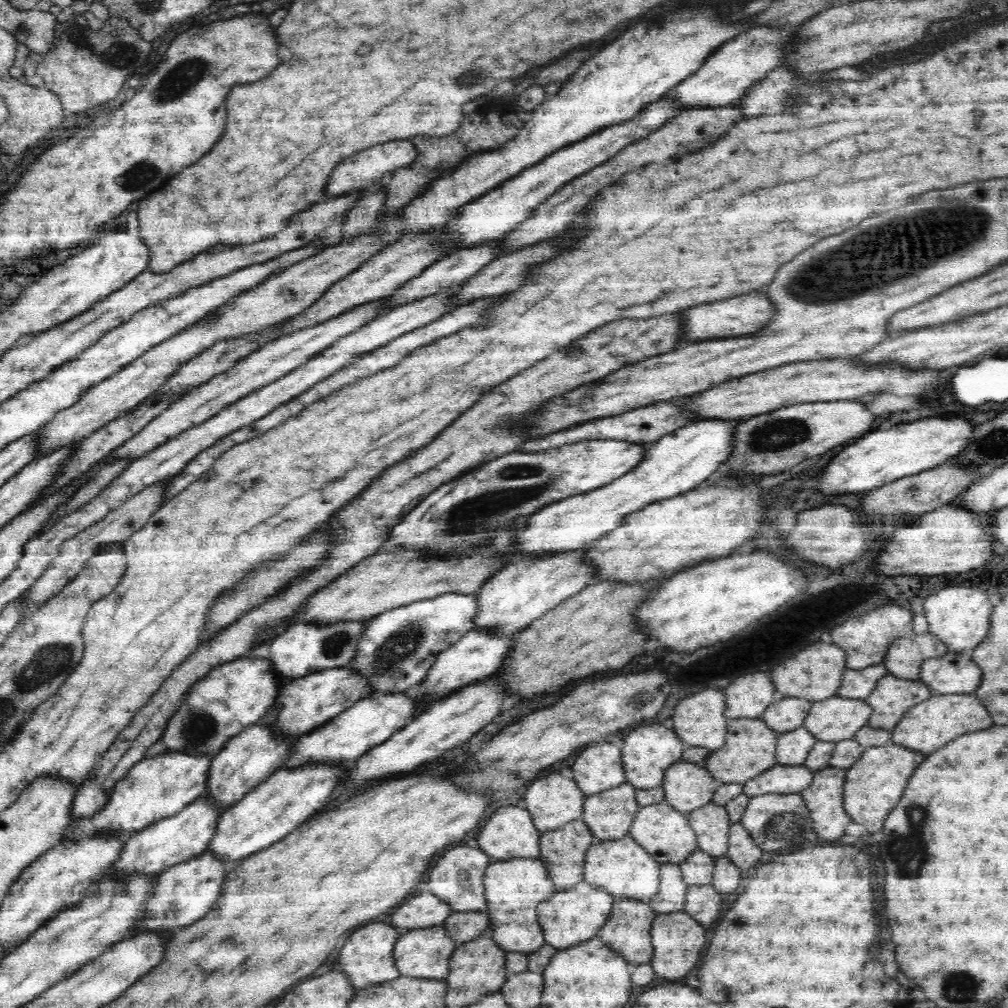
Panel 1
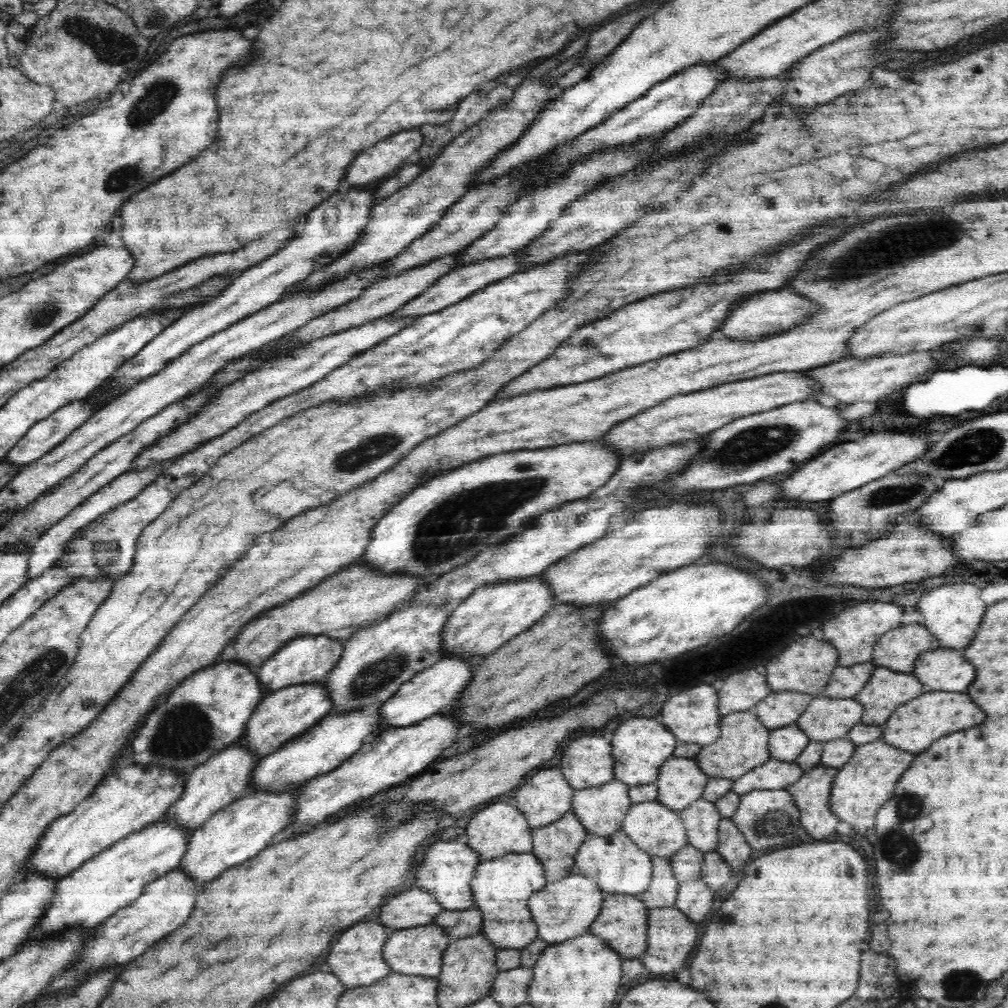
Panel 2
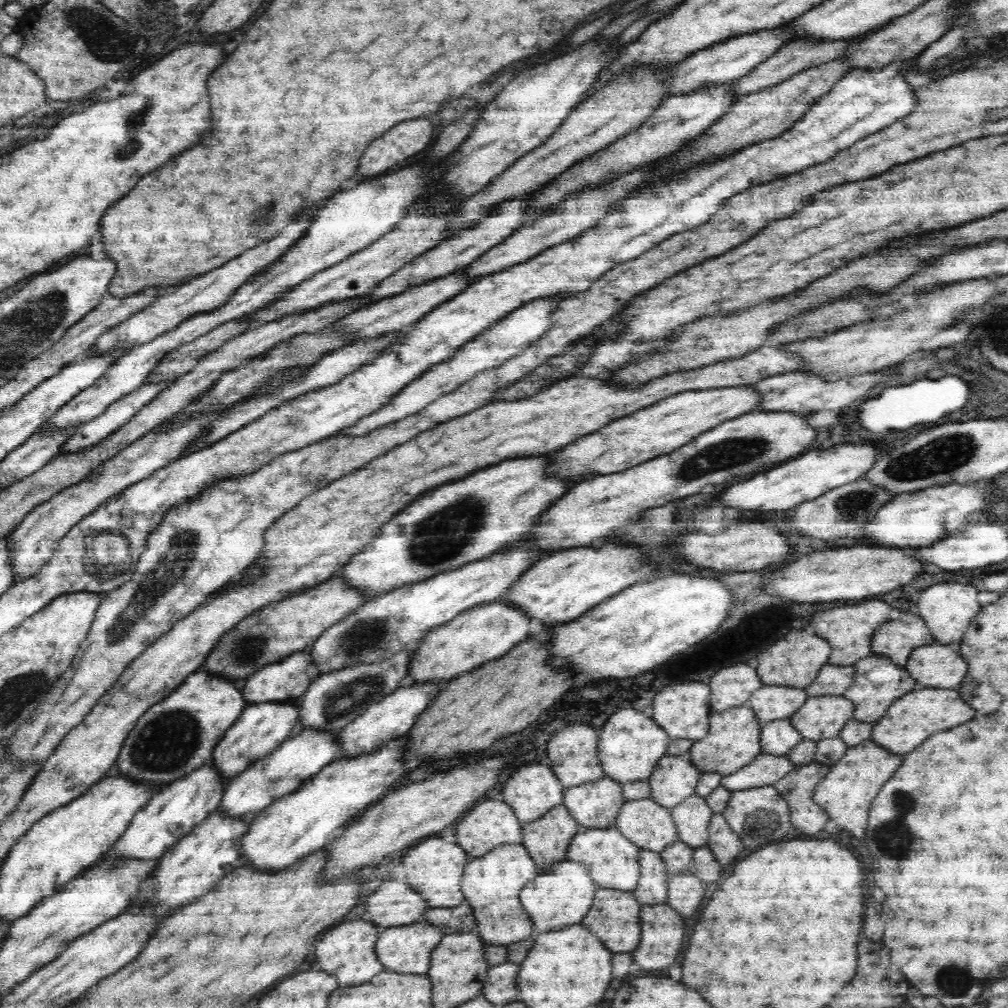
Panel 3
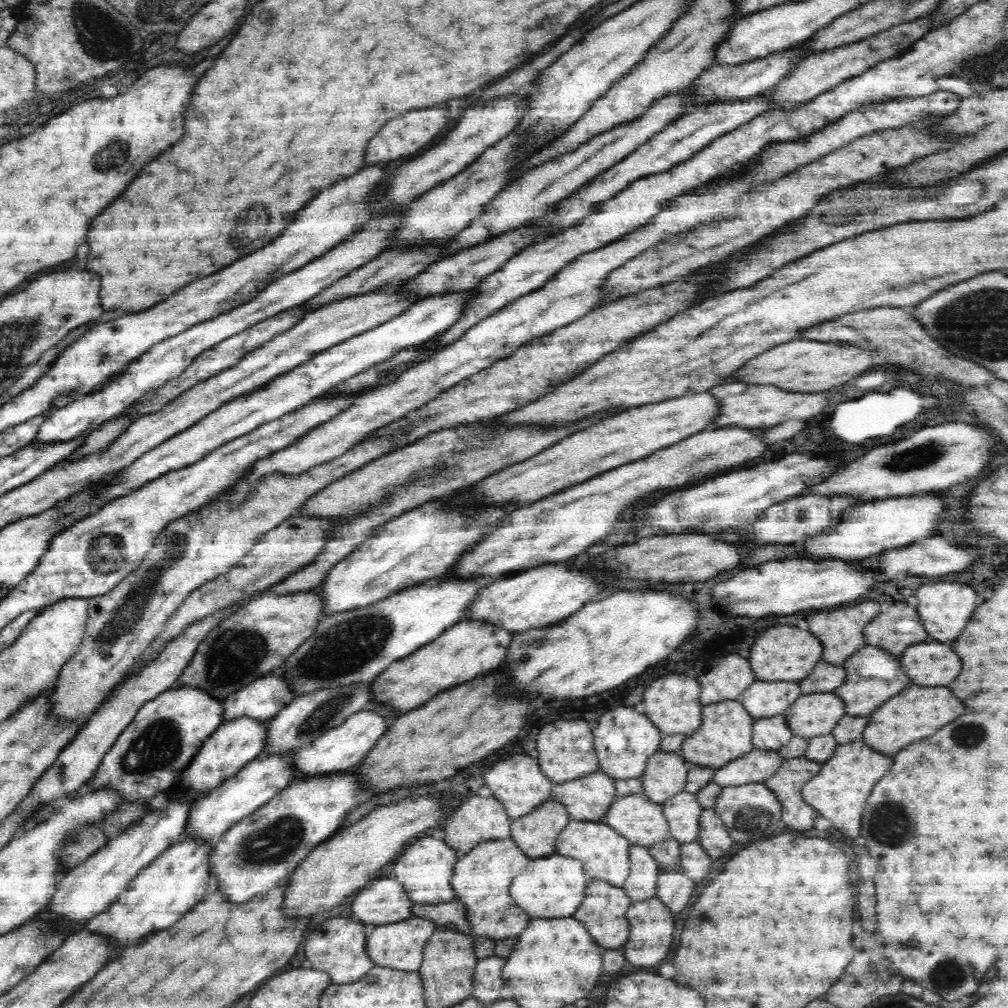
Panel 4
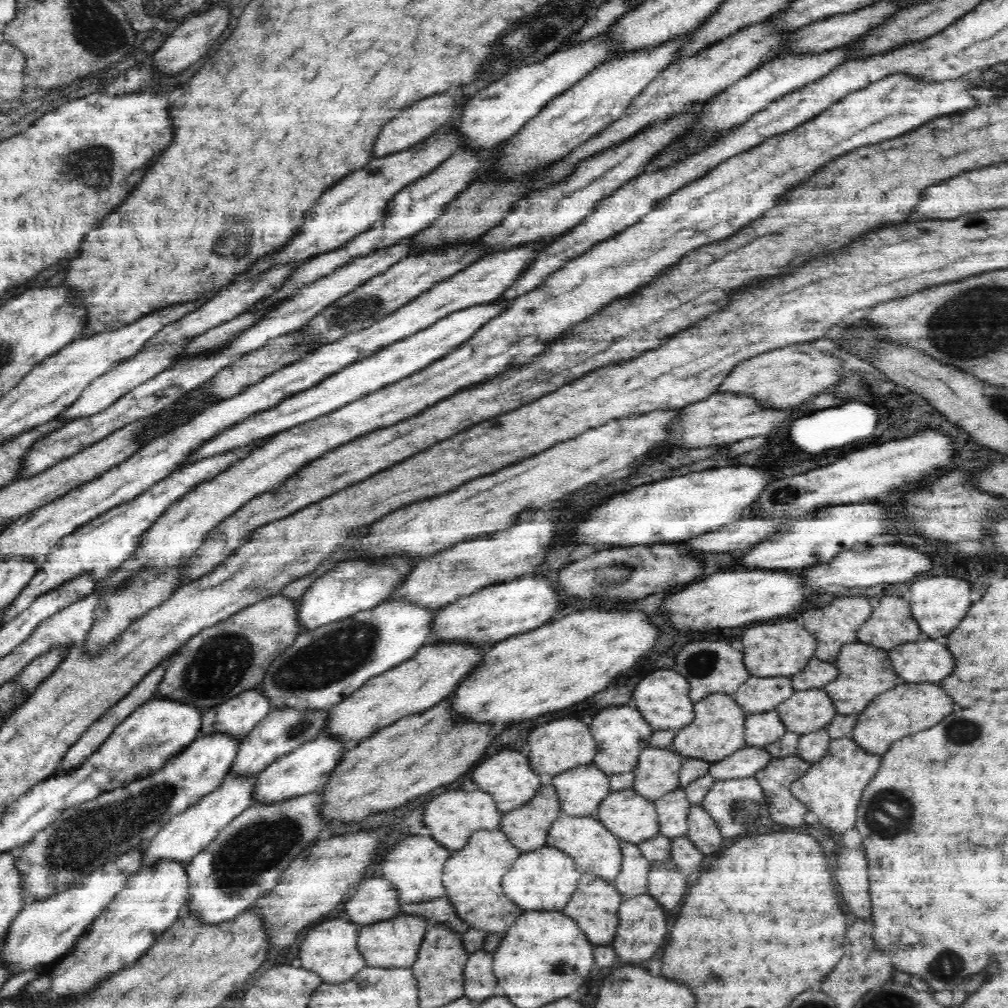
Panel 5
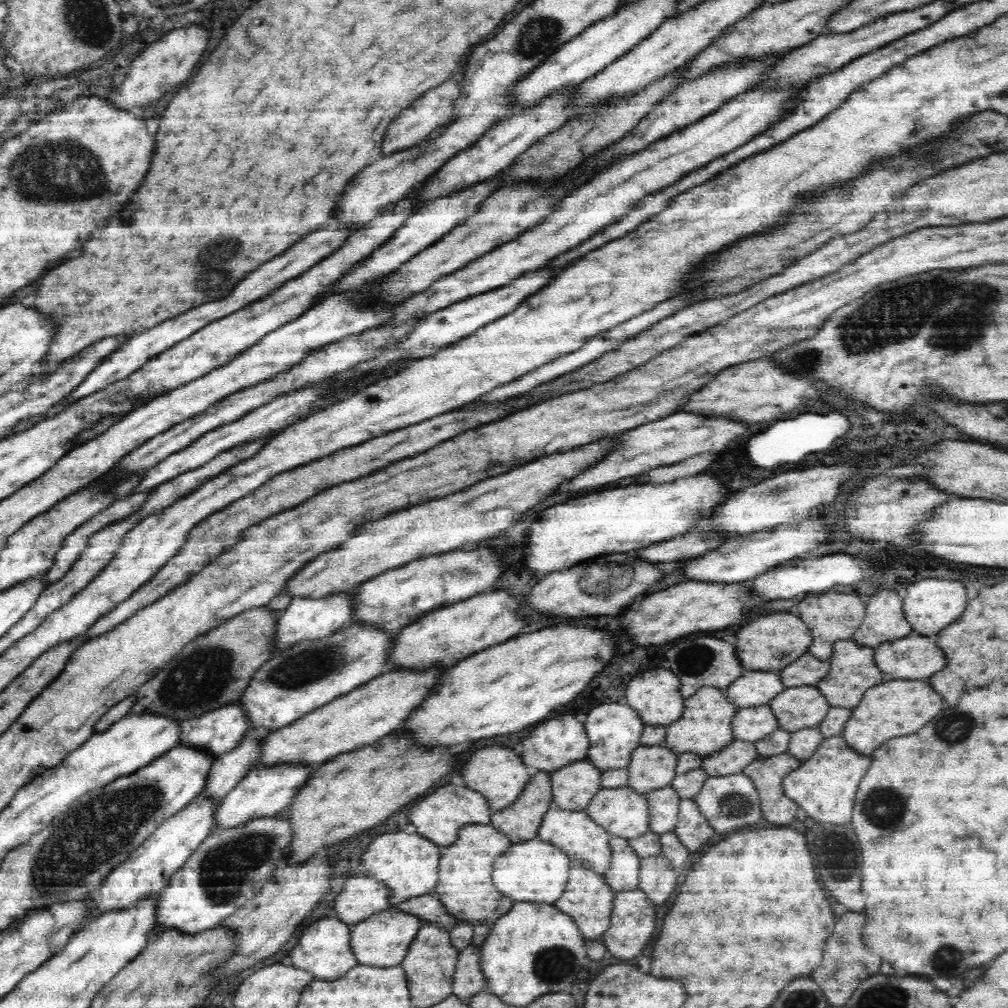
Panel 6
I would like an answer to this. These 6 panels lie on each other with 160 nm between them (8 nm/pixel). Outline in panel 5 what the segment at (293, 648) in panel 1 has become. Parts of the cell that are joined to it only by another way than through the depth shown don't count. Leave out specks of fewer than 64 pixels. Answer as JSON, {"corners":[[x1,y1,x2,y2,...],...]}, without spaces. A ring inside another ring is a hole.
{"corners":[[258,688,250,689,220,706,202,711,199,734,226,734,234,739,242,739,271,711,266,695]]}

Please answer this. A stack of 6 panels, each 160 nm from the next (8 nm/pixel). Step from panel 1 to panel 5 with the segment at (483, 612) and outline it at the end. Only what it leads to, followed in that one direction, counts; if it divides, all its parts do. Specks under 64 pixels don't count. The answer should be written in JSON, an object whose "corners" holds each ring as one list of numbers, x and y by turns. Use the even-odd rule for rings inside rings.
{"corners":[[459,642,425,645,412,658,381,675,376,675,353,692,352,696,334,705,327,713,326,723,330,736,336,736,344,742,360,742,376,734,384,726,390,726,397,720,432,708,440,700,450,696,454,688,458,688,458,684,466,678,470,668,474,668,474,664,482,660,484,652,486,650,482,648,474,648,471,644]]}

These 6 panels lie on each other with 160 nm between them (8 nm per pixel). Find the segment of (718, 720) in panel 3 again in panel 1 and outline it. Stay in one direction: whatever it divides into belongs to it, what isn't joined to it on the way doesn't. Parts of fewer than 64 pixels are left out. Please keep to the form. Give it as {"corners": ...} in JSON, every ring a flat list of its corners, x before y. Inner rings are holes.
{"corners":[[761,718,729,719,726,742,706,758,706,770,720,783,744,783,777,764,776,742,780,735]]}

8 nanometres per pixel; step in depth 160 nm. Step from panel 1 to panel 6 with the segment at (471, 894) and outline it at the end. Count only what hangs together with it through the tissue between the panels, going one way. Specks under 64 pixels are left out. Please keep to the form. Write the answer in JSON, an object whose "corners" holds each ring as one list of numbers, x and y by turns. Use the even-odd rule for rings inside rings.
{"corners":[[392,832,392,834,382,834,378,836,362,856,364,866,368,870,368,876,374,876,384,882,390,891,390,906,408,900,415,896,434,893,434,888,438,884,438,862,440,860,442,848,429,841,421,834,414,832]]}

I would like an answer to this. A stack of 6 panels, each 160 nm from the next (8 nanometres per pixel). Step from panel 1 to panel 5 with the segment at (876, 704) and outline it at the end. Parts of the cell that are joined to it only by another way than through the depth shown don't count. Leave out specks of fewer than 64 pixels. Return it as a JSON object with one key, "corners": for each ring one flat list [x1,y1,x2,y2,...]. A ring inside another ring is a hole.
{"corners":[[860,641,846,643,840,648,838,658,834,660,838,676,822,688,832,699,837,714,858,716,858,712,862,712,870,704,870,700,874,700,874,696,900,684,896,682,898,674,894,672,894,668,890,668,888,652]]}

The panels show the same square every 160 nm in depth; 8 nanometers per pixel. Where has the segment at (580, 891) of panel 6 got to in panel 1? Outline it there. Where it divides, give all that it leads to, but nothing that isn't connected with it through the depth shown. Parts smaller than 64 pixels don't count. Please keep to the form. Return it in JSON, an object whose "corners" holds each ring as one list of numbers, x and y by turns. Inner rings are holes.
{"corners":[[630,898,617,899,606,924,600,928,599,937,604,944,619,955,622,955,631,964,650,963,654,956,654,947,651,941,651,924,657,912,652,909,647,900,632,900]]}

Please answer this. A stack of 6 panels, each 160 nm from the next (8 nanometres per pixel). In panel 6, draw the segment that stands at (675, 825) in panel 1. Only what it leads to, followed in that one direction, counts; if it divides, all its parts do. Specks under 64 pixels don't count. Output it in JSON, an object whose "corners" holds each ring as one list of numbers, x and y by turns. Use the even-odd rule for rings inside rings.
{"corners":[[602,788,587,804,585,812,610,835,625,839,650,831,648,803,633,788]]}

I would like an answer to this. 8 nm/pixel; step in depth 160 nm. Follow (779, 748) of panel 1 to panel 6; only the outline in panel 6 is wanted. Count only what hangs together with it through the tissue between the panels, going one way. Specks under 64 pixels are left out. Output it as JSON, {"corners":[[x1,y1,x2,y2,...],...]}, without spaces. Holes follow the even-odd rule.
{"corners":[[769,705,739,708,732,720,734,738,746,742,758,742,778,730,779,724]]}

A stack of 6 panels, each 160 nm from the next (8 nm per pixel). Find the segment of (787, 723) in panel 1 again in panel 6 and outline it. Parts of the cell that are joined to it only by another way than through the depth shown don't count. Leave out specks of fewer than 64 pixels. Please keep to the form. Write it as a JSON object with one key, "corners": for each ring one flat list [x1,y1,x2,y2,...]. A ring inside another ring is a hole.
{"corners":[[745,669,738,680,724,690,732,704,739,708,768,705,774,696,784,692,785,686,780,671,758,671]]}

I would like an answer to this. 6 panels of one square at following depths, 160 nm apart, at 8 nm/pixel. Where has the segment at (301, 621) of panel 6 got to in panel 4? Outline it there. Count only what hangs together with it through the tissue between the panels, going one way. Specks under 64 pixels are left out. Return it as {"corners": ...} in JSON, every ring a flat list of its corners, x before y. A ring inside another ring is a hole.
{"corners":[[436,499,382,524,370,539,342,562,335,564,327,575,326,588,322,588,322,596,319,596,323,616,365,607,407,588,422,585,425,581,434,579,434,576,442,576,443,573,455,568,455,562,466,552,466,548,478,544,488,533,495,532,507,514,507,509,493,506,470,507,468,512,459,512,459,508,443,507,442,499]]}

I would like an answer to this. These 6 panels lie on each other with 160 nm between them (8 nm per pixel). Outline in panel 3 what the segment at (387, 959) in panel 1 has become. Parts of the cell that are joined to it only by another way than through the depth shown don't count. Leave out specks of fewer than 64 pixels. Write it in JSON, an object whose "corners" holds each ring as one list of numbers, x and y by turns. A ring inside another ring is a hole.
{"corners":[[356,920,336,926,334,930,322,934,318,946,316,946,316,960,320,962,322,970,338,978,340,986,359,986,362,982,372,980,376,974,382,972,385,967,378,960,374,950,381,931,372,922]]}

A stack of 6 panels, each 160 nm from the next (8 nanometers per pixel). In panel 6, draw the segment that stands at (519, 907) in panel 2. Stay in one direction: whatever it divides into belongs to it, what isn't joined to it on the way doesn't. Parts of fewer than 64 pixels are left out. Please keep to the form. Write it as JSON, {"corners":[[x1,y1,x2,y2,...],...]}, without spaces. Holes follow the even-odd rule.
{"corners":[[466,824,458,830,458,838,454,844,442,849,438,862,438,884,434,892,446,907,446,910,459,921,465,921,471,925,487,924,492,926,500,916,506,914,506,896,502,894,492,882,492,870,494,860,510,848,512,842,492,824]]}

